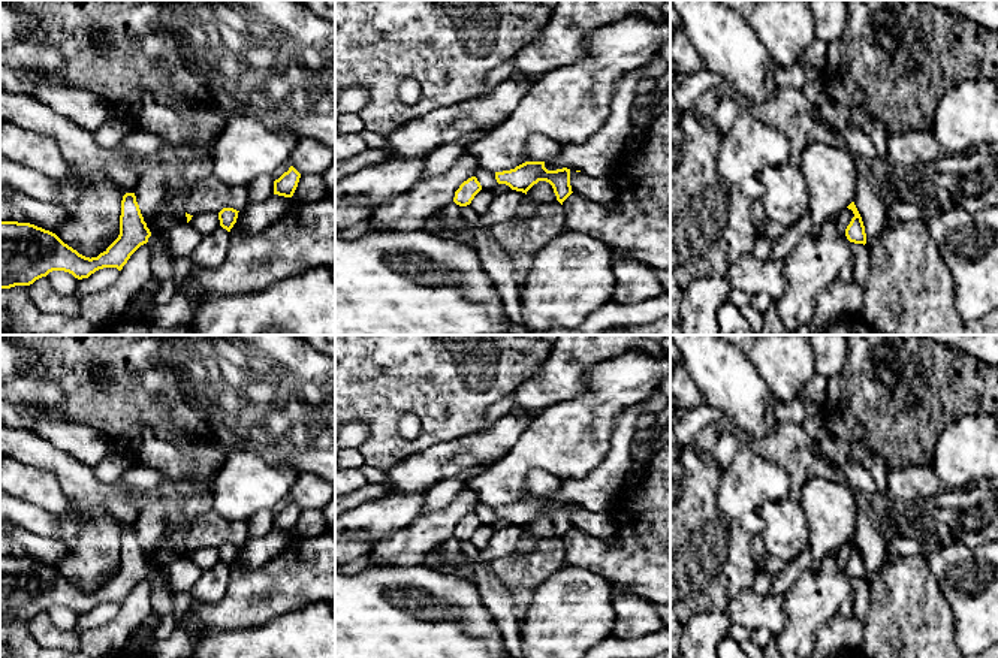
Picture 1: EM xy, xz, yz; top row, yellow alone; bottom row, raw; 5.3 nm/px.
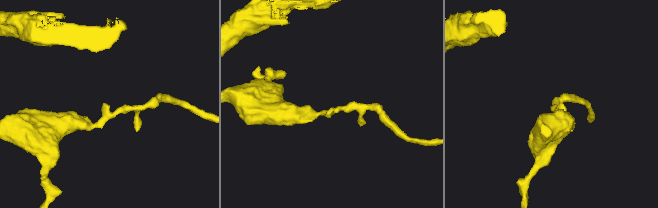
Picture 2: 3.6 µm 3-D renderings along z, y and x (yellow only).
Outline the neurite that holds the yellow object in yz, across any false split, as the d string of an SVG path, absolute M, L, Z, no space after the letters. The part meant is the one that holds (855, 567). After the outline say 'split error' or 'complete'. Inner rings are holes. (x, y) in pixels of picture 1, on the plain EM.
M851 537L847 543L853 546L854 552L851 553L850 559L845 564L845 571L850 577L865 580L866 568L865 568L865 561L862 556L862 552L860 552L854 537Z; complete

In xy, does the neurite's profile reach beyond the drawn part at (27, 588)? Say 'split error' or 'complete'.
complete

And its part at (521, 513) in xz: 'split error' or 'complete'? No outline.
complete

